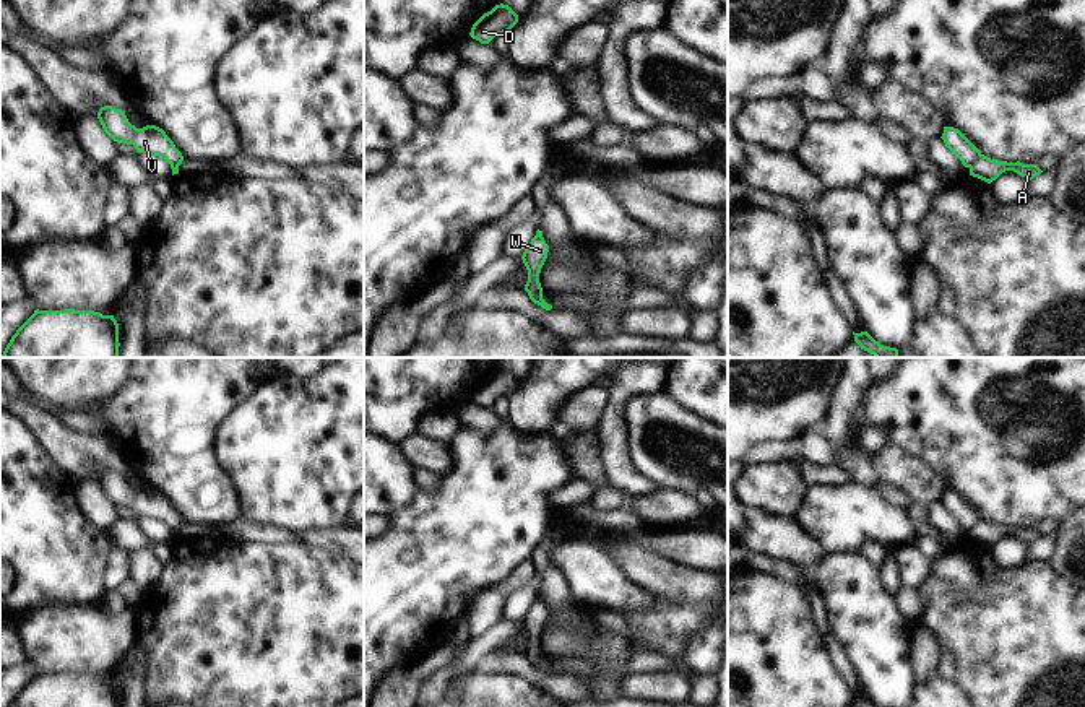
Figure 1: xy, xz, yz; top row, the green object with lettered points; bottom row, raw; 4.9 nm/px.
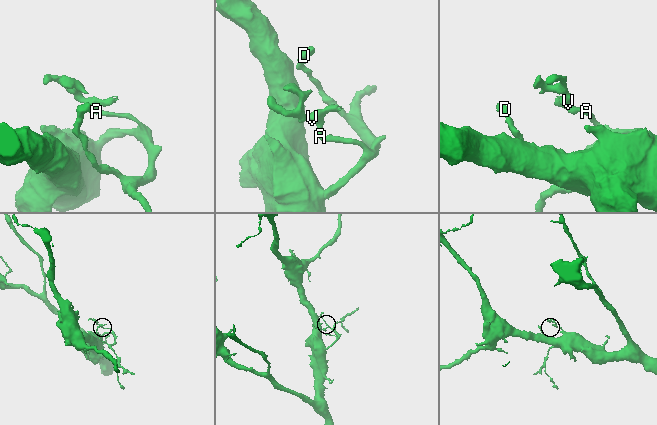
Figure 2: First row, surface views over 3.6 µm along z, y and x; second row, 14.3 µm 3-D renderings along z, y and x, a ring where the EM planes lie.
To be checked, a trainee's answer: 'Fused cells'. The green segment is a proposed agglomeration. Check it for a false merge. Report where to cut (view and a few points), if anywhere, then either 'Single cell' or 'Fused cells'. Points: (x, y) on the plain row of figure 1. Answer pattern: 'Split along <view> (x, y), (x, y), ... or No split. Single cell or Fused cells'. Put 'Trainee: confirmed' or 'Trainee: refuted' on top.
Trainee: confirmed
Split along yz (981, 519), (968, 530). Fused cells.

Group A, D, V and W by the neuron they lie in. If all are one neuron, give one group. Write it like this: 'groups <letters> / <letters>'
groups A D W / V

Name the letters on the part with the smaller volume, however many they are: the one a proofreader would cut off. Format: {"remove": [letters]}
{"remove": ["V"]}

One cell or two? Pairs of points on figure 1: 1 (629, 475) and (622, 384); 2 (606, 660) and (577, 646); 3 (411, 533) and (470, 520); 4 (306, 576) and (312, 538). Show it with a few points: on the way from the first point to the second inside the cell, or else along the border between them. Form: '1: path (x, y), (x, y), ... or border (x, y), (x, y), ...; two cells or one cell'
1: path (614, 452), (614, 407); one cell
2: border (575, 613), (590, 631), (588, 649), (580, 657); two cells
3: path (426, 533), (455, 533); one cell
4: border (301, 542), (333, 551), (346, 559); two cells

